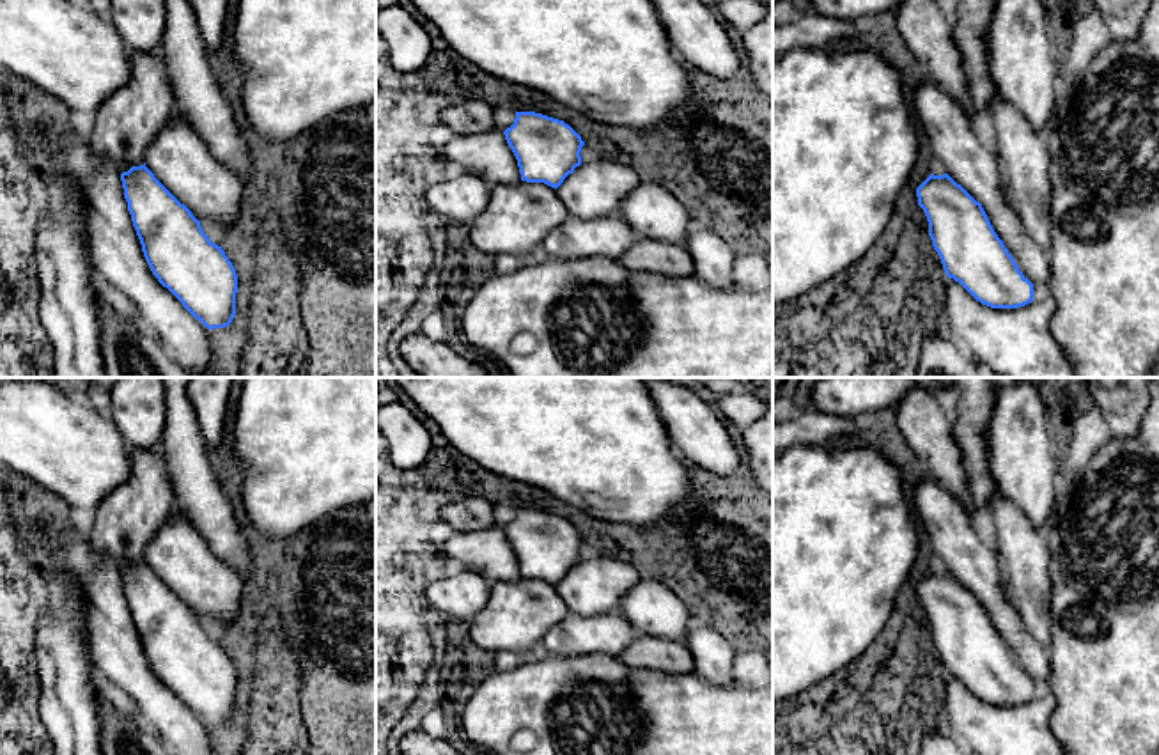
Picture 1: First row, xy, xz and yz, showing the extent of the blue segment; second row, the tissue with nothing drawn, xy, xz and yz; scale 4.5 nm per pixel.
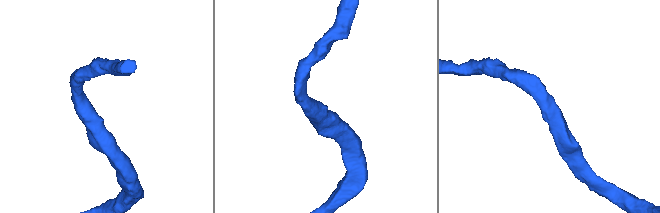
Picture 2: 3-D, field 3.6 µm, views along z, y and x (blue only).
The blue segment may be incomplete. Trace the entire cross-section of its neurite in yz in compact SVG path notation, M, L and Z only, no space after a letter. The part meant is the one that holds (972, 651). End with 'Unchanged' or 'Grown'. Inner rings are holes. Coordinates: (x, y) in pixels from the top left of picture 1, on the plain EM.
M930 571L916 585L929 633L948 675L991 705L1033 698L1033 681L994 629L984 604L948 571Z. Unchanged

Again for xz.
M516 509L514 521L503 528L512 546L521 578L558 585L581 562L581 533L564 518Z. Unchanged

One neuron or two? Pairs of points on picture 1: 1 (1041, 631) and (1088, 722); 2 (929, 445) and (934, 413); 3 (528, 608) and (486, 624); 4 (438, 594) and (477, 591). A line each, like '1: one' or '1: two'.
1: two
2: one
3: one
4: one

